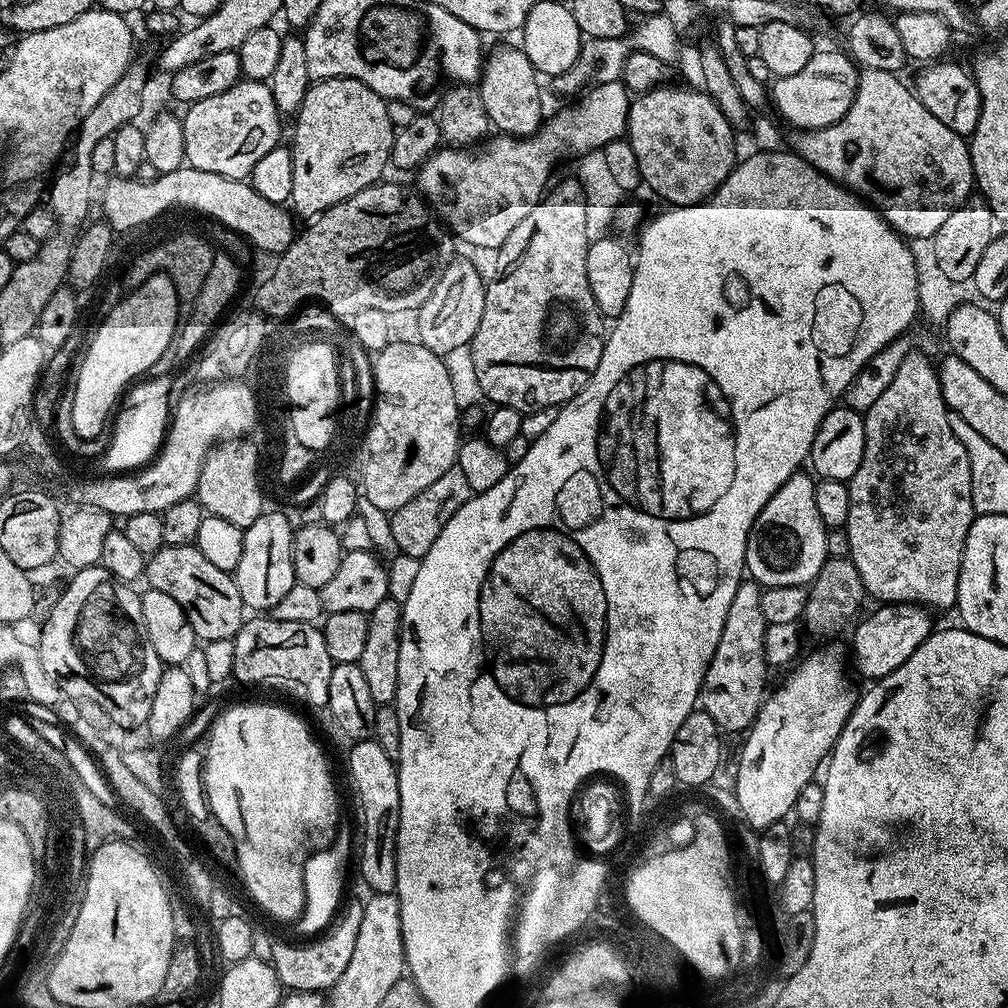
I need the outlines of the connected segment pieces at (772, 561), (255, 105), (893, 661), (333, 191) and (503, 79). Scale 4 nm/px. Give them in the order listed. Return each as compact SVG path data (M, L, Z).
M807 471L796 472L762 506L748 535L744 566L747 575L764 588L805 586L822 570L830 556L830 532L814 506L816 480Z
M241 75L223 91L187 105L184 112L187 159L206 170L251 177L258 158L281 143L279 119L274 94L267 83L245 80Z
M885 603L877 608L880 609L873 616L866 617L857 626L852 636L852 652L850 648L850 656L856 659L857 670L869 676L872 682L881 680L902 666L902 662L906 662L906 658L910 658L910 654L914 654L914 650L918 650L918 646L922 646L922 642L926 642L926 638L934 631L932 620L928 617L931 616L929 609L919 604Z
M349 76L317 80L309 87L302 106L294 113L296 129L293 130L290 141L294 158L294 186L290 208L297 217L315 218L330 206L358 194L383 177L380 175L383 174L384 167L389 167L392 158L394 135L387 106L388 101L383 96Z
M519 47L496 48L487 53L478 87L493 129L514 136L533 136L536 133L546 116L539 79L536 67Z

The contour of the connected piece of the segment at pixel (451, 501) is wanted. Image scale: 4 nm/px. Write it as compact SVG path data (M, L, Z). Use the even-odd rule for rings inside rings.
M455 464L450 470L446 470L442 477L432 482L430 486L416 494L414 498L406 502L396 512L391 513L390 534L403 555L421 558L429 552L430 546L445 529L447 522L470 500L473 496L470 482L463 473L462 468Z

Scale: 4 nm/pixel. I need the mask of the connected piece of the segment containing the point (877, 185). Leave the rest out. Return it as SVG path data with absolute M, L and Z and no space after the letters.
M860 68L856 78L856 97L850 106L850 110L846 110L846 114L838 122L834 122L825 128L806 128L799 133L800 136L794 145L794 151L797 156L801 156L806 162L810 162L822 174L826 174L830 179L835 180L837 184L844 185L845 188L856 193L857 197L863 198L865 201L871 202L878 209L881 216L900 233L901 236L909 241L924 240L931 241L932 236L942 227L942 222L946 222L946 218L950 218L950 214L954 214L954 210L958 210L958 206L962 206L965 200L969 199L974 192L974 177L972 175L972 153L970 144L965 137L958 135L954 130L950 130L950 126L945 126L943 122L938 122L938 118L934 118L934 114L930 114L930 110L926 110L926 106L922 106L922 102L916 97L915 91L911 87L908 88L900 81L901 77L895 72L887 72L886 70L870 70L869 68Z

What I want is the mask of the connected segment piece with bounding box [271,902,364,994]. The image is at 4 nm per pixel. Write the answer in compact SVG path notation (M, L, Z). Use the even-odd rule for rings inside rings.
M363 903L343 905L342 911L332 920L323 934L309 939L309 944L273 943L272 968L278 974L281 985L293 992L327 993L342 978L354 946L358 939L358 929L362 927Z

